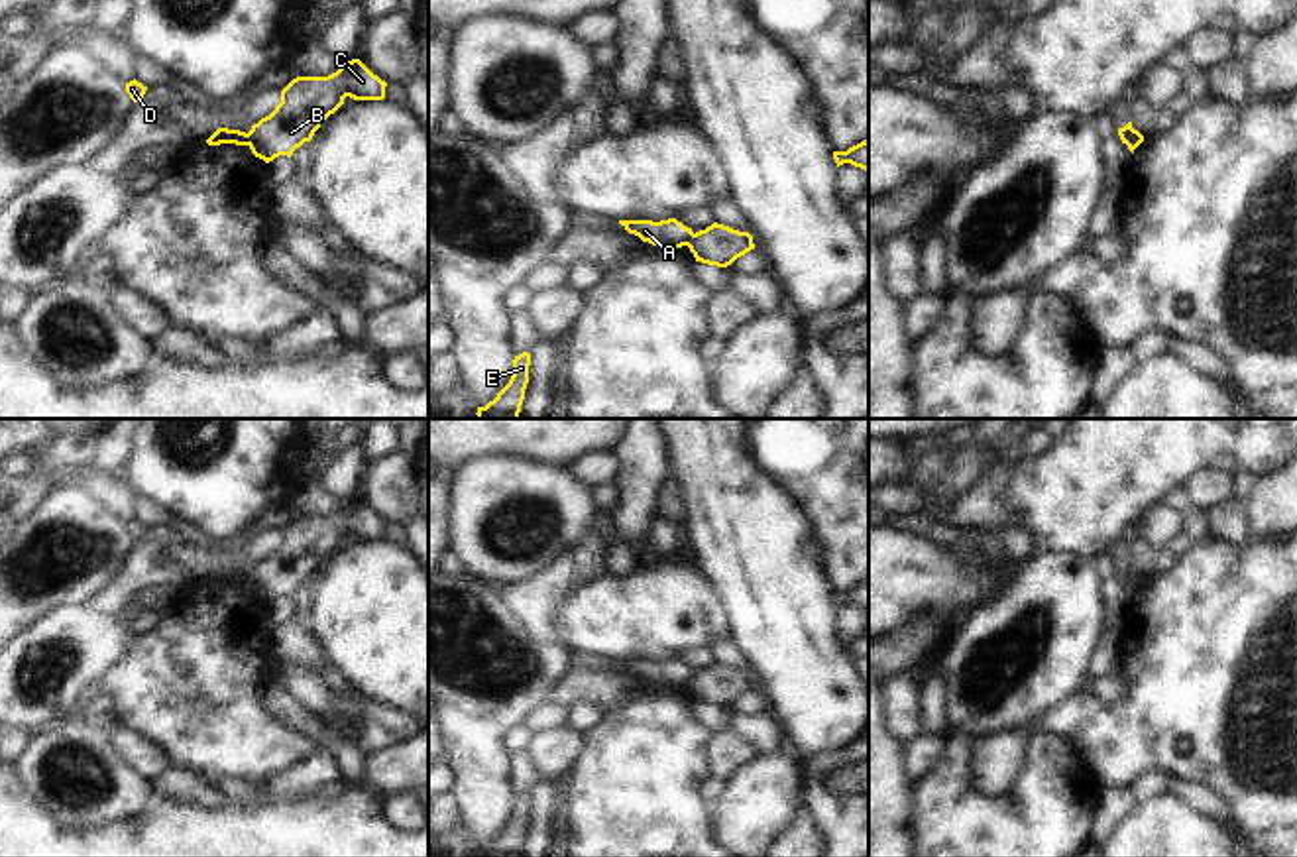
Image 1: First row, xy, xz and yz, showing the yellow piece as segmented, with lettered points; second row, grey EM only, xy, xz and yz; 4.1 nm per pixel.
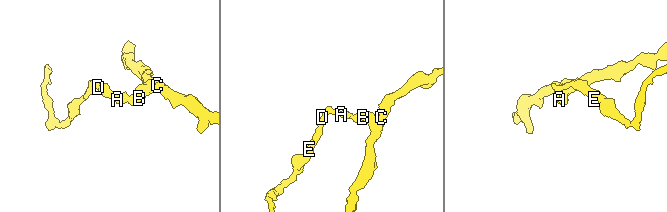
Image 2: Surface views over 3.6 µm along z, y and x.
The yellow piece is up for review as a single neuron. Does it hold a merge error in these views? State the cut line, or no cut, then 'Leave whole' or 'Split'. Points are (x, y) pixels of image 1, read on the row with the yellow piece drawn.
Split along xy (246, 134), (248, 144). Split

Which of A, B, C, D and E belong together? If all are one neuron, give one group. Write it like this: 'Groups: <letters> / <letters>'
Groups: A D E / B C

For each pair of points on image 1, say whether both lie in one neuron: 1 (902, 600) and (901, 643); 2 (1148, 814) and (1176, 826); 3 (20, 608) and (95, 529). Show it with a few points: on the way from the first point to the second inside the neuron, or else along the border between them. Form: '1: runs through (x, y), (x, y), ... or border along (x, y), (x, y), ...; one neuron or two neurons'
1: border along (942, 622), (936, 618), (916, 618), (889, 637); two neurons
2: runs through (1154, 820), (1160, 826), (1170, 826); one neuron
3: runs through (44, 590), (56, 588), (73, 574), (73, 553); one neuron

